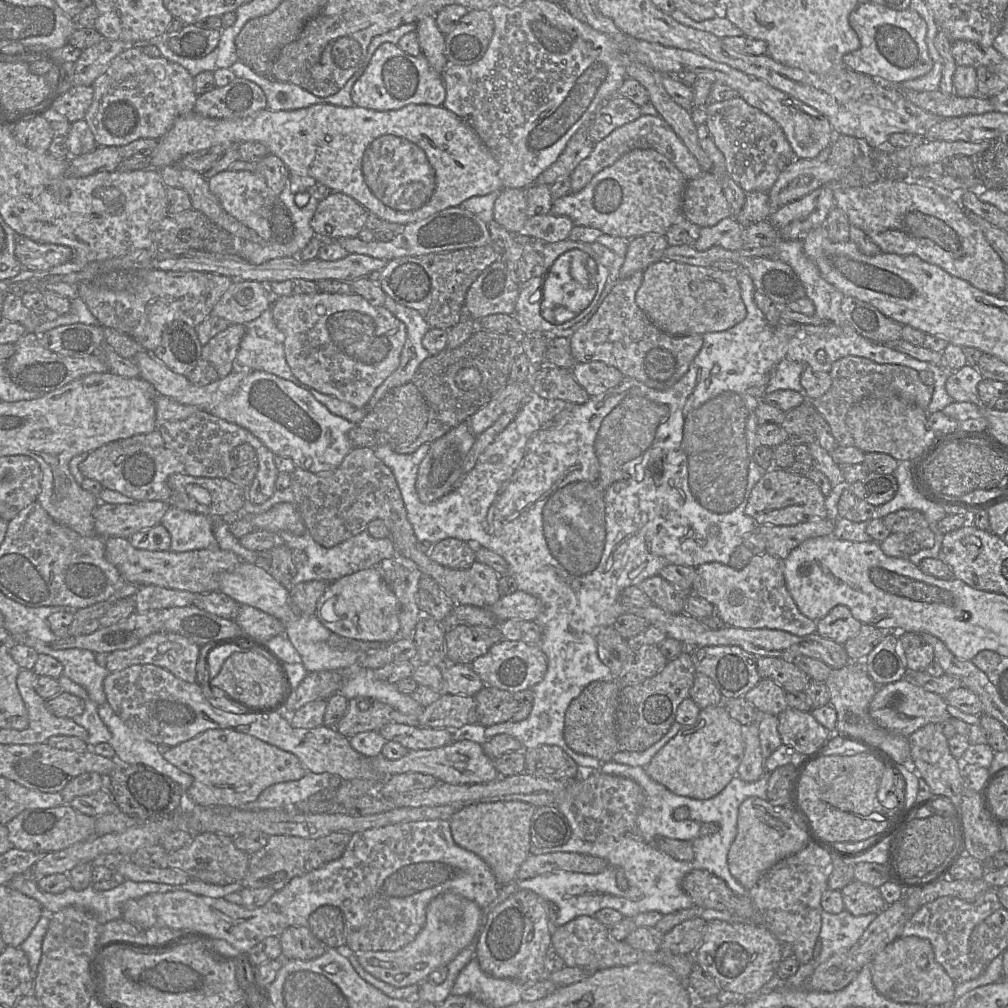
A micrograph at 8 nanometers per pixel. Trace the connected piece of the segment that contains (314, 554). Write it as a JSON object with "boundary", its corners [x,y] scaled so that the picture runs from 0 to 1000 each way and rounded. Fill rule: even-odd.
{"boundary":[[[284,527],[278,528],[275,531],[277,539],[281,539],[289,546],[300,546],[305,551],[305,558],[299,563],[295,564],[294,570],[290,574],[290,580],[312,575],[330,577],[342,570],[371,563],[380,555],[395,551],[387,534],[373,535],[364,527],[360,527],[327,544],[315,540],[306,527],[301,531],[293,531]]]}

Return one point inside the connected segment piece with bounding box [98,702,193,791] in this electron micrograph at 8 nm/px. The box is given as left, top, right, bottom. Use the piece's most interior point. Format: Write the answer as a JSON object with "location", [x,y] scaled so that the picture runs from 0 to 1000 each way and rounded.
{"location":[128,743]}

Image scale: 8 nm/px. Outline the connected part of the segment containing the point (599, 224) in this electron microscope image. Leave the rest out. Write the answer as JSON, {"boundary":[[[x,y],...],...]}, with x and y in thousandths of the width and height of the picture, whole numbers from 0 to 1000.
{"boundary":[[[629,148],[615,156],[608,164],[601,166],[594,172],[592,172],[587,177],[587,179],[574,190],[566,190],[563,193],[549,198],[547,211],[555,214],[563,214],[568,219],[569,223],[591,226],[601,233],[619,235],[623,237],[627,237],[643,231],[660,233],[665,224],[673,217],[678,215],[677,199],[682,180],[683,179],[681,178],[681,176],[670,166],[670,164],[652,150],[647,148]]]}

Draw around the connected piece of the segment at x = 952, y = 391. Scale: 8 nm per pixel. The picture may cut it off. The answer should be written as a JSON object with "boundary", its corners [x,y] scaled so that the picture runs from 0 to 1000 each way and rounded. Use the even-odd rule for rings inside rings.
{"boundary":[[[958,361],[949,368],[941,369],[938,388],[947,399],[972,401],[969,383],[975,376],[967,363]]]}

